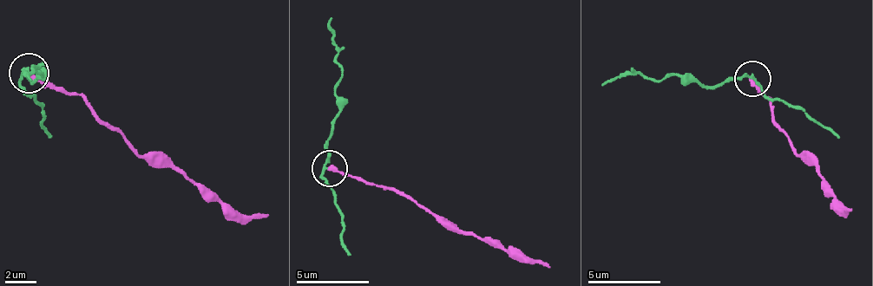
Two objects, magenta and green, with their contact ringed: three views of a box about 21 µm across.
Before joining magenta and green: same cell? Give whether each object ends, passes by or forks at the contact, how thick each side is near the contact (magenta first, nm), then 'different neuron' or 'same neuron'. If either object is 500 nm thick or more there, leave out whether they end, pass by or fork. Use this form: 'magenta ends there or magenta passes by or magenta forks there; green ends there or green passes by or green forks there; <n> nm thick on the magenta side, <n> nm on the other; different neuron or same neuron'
magenta ends there; green passes by; 300 nm thick on the magenta side, 160 nm on the other; different neuron

